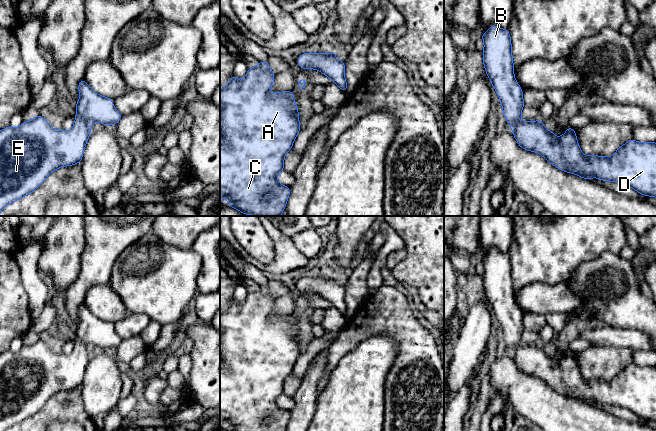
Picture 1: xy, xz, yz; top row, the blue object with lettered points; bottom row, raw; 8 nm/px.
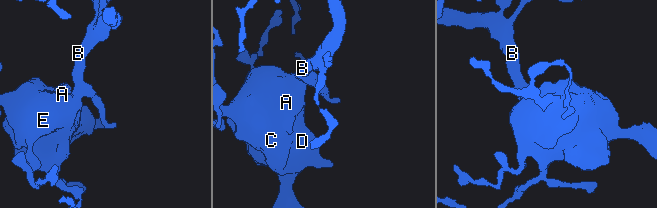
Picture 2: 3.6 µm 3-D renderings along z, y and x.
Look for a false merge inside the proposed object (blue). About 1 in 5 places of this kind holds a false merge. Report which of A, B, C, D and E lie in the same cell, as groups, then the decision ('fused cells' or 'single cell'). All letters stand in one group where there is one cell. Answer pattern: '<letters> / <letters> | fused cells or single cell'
A B C D E | single cell

